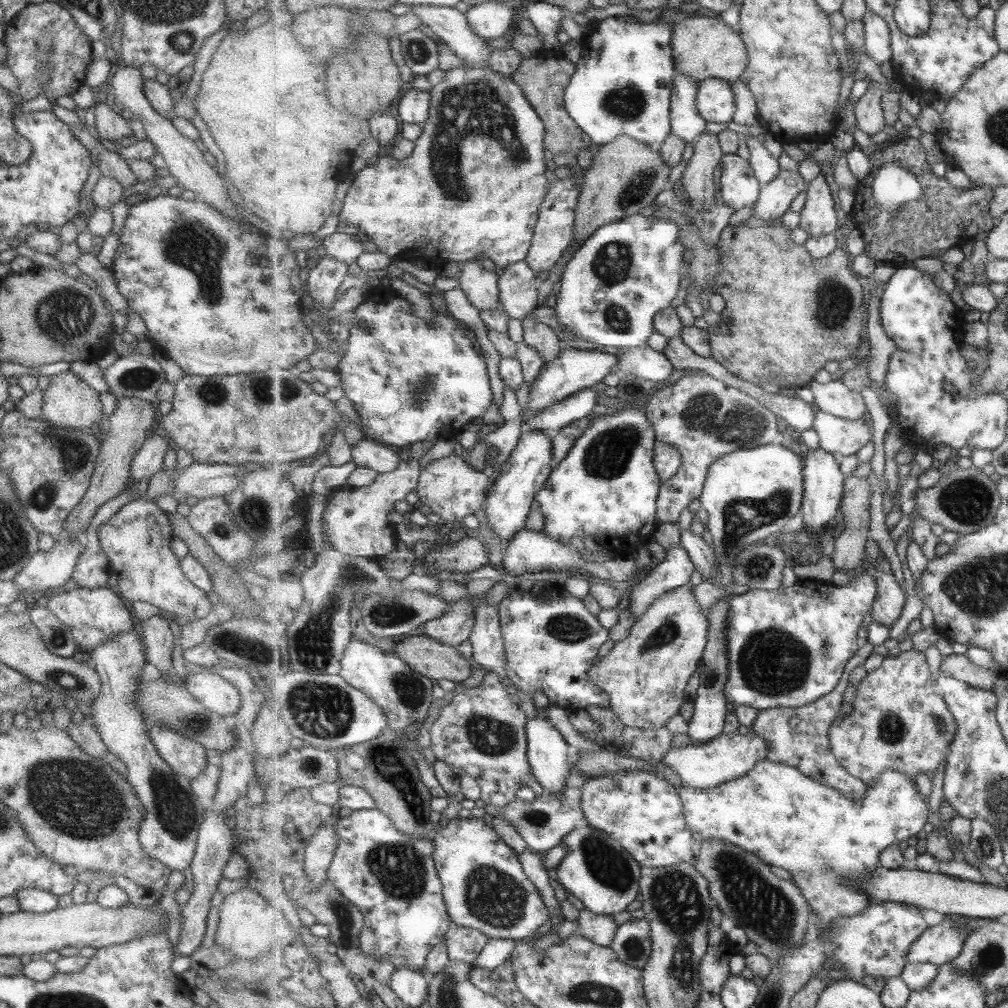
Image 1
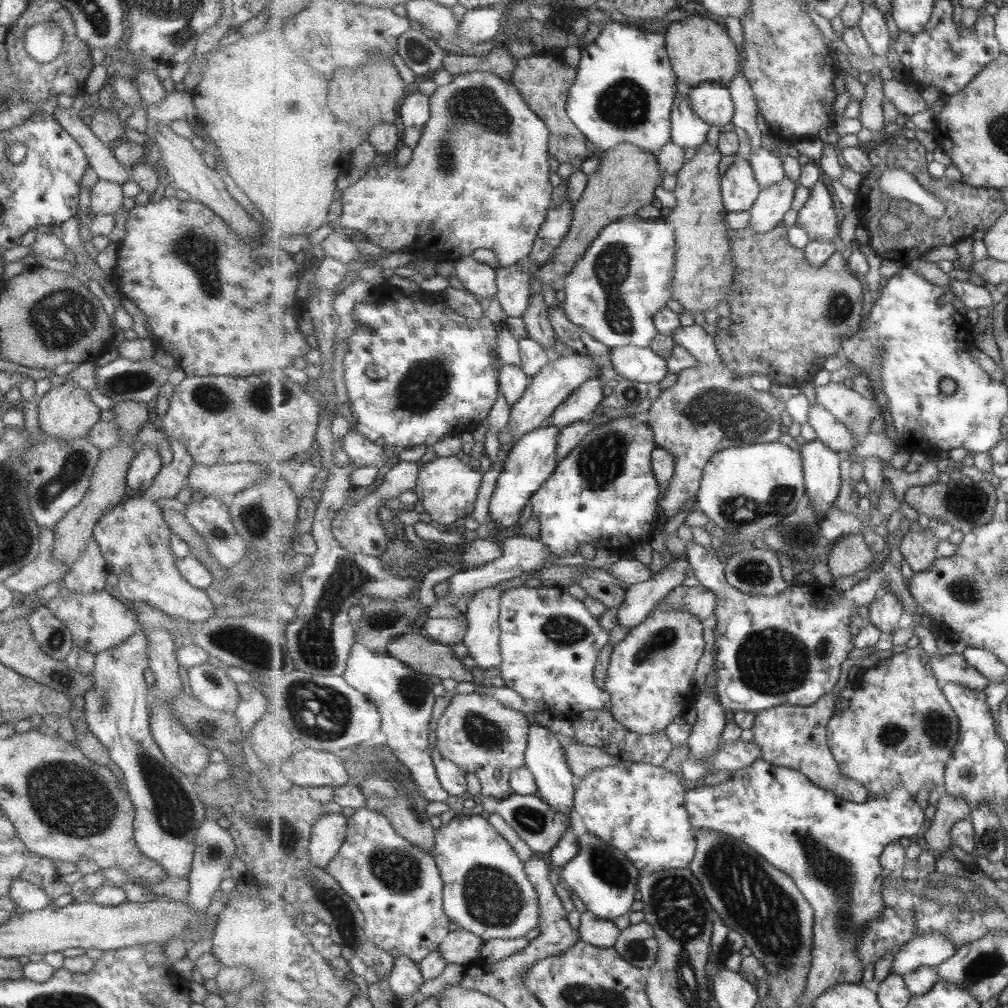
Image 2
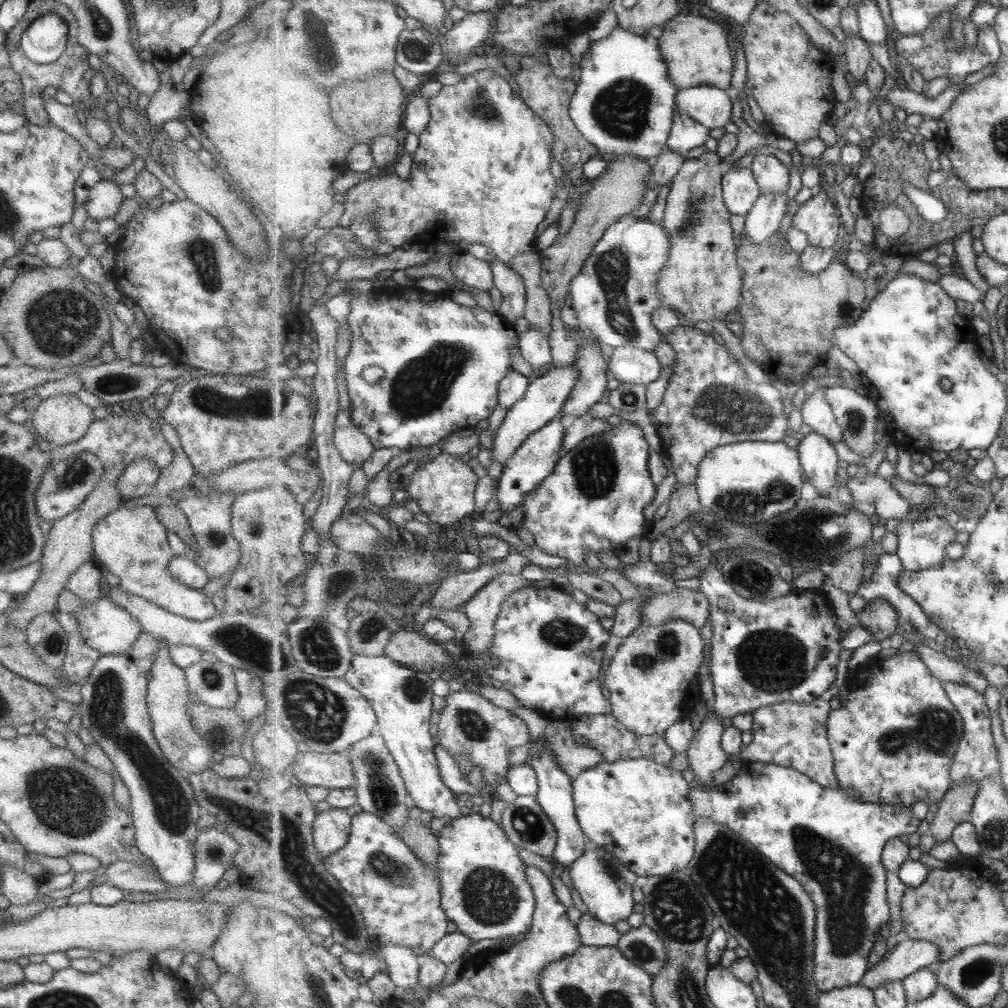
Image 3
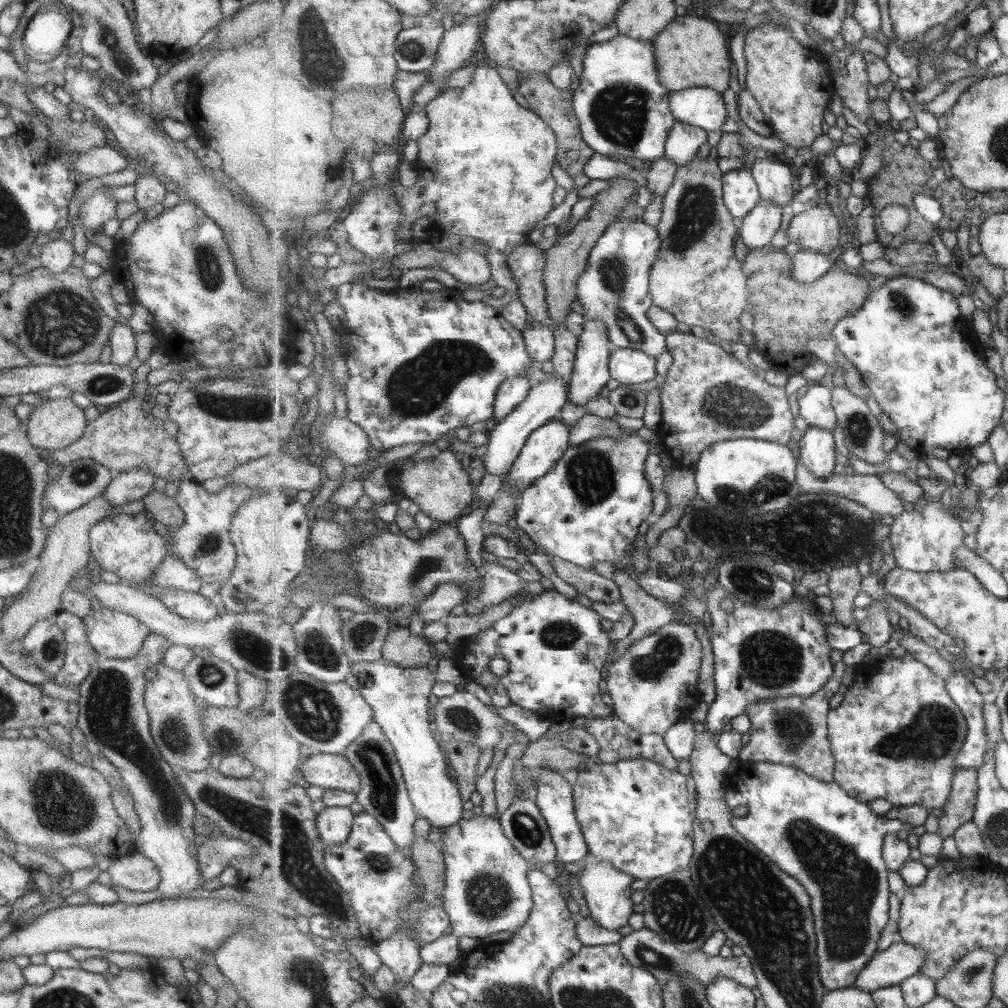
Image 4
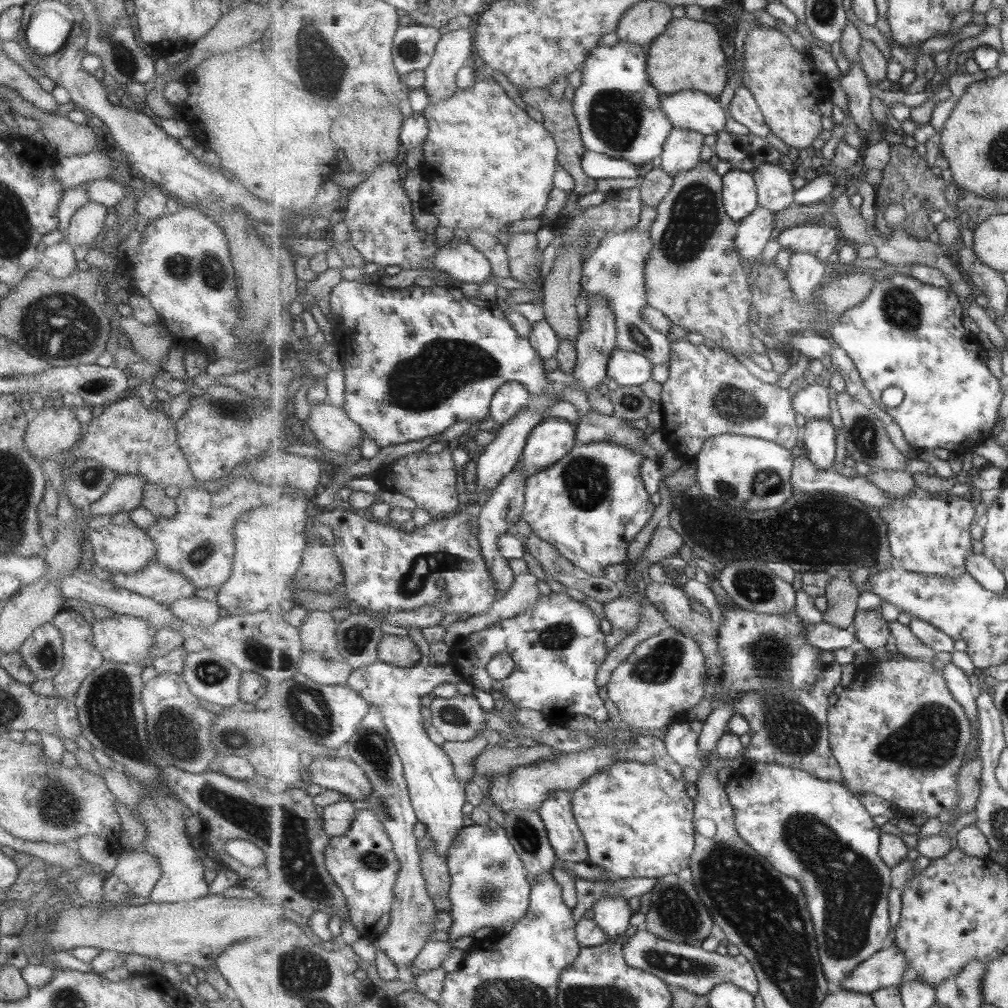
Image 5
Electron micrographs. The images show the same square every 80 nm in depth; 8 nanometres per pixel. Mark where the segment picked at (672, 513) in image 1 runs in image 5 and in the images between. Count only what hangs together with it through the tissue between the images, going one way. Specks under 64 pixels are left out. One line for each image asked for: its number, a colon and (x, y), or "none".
2: (709, 408)
3: (710, 401)
4: (708, 395)
5: (709, 392)

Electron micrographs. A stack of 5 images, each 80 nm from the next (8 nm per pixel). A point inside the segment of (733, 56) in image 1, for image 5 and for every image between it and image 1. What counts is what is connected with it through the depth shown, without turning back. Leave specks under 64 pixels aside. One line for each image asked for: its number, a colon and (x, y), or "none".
2: (701, 51)
3: (697, 49)
4: (692, 52)
5: (689, 55)

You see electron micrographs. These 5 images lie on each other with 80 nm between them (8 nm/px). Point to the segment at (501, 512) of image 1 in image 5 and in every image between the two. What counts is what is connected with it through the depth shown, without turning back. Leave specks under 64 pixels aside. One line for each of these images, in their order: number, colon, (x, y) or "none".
2: (530, 463)
3: (536, 460)
4: (547, 445)
5: (553, 439)

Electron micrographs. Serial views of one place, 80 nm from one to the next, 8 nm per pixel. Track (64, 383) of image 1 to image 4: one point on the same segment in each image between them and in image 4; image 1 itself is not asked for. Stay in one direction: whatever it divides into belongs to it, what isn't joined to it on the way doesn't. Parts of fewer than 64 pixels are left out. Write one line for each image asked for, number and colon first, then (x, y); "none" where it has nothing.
2: (64, 412)
3: (61, 419)
4: (58, 423)

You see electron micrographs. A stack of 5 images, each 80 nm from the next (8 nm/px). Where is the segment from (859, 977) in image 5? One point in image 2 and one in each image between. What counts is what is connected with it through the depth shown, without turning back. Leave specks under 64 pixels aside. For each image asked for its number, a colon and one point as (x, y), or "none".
2: (930, 949)
3: (909, 956)
4: (899, 961)

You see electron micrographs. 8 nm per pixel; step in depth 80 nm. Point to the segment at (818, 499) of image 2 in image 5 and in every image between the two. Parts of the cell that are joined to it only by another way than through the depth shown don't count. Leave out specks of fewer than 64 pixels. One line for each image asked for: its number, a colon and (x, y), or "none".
3: (819, 458)
4: (817, 447)
5: (819, 435)

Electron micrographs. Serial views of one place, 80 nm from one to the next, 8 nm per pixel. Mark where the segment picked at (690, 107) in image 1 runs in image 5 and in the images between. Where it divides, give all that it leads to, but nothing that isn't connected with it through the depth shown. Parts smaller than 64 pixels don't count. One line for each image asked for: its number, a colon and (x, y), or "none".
2: (689, 130)
3: (687, 134)
4: (685, 140)
5: (682, 151)

